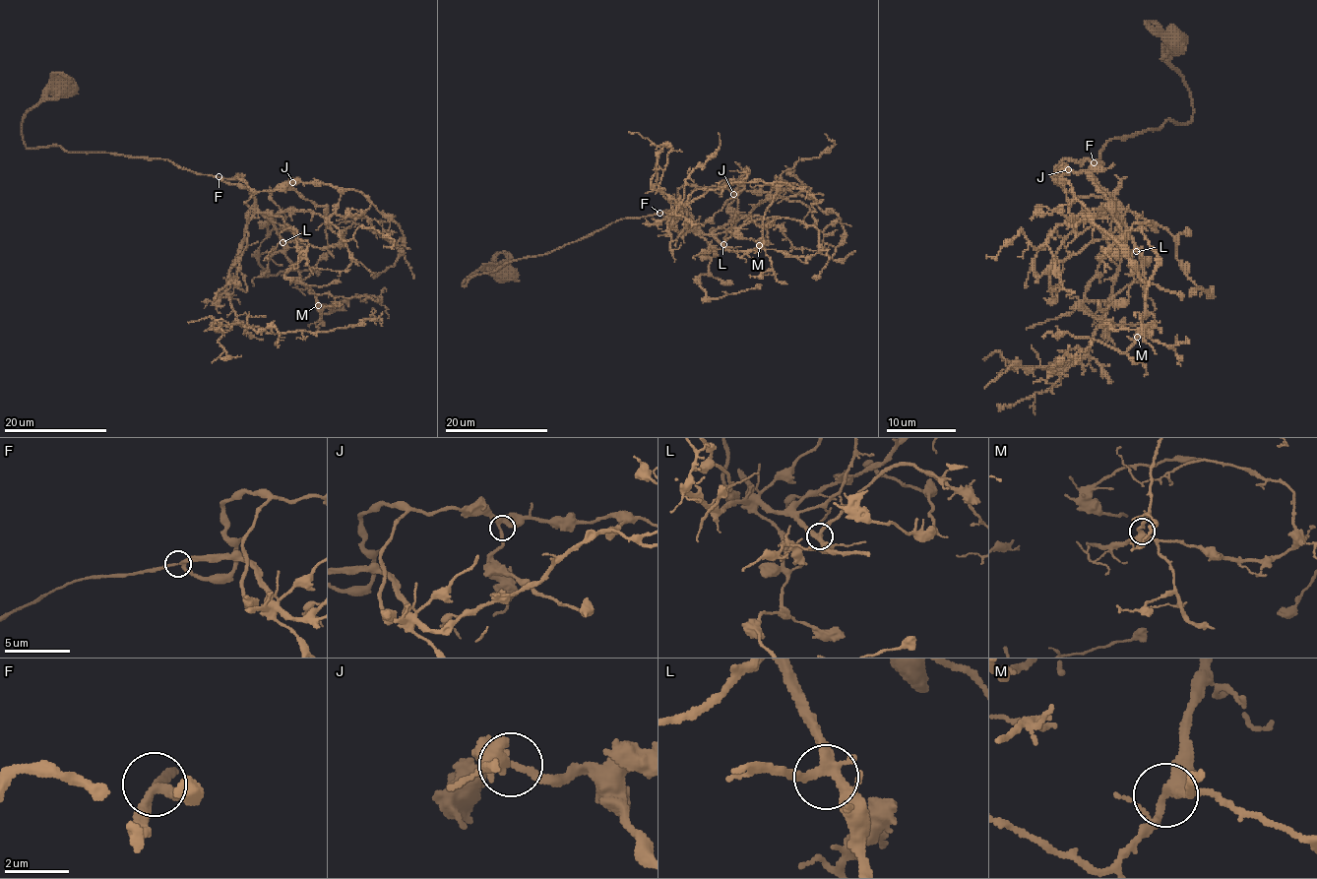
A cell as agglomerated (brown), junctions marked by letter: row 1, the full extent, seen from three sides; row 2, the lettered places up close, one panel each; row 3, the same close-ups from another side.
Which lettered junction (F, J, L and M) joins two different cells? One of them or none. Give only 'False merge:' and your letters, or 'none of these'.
False merge: none of these

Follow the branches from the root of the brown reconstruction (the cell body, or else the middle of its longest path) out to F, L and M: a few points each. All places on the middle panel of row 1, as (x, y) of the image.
F: (504, 271), (476, 270), (463, 285), (471, 278), (493, 273), (508, 262), (547, 254), (619, 219), (660, 214)
L: (504, 271), (476, 270), (463, 285), (619, 219), (668, 211), (686, 211), (700, 231), (723, 244)
M: (504, 271), (476, 270), (463, 285), (619, 219), (668, 211), (686, 211), (725, 249), (759, 245)

